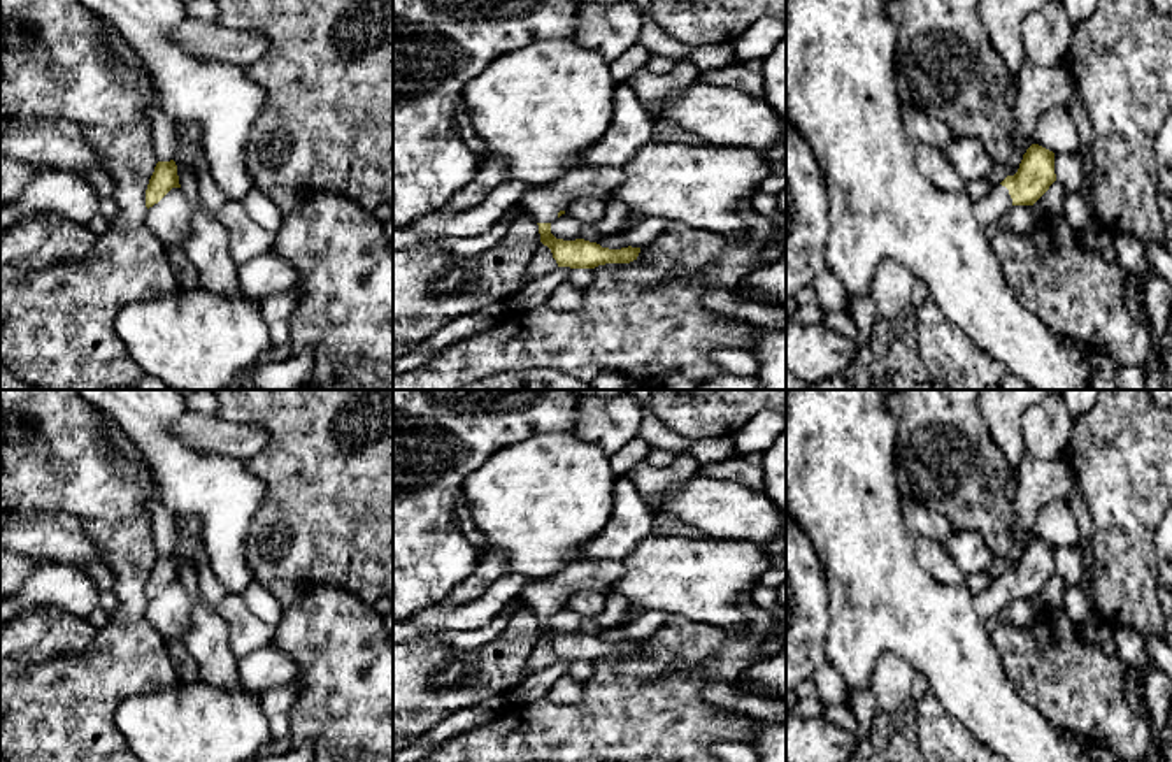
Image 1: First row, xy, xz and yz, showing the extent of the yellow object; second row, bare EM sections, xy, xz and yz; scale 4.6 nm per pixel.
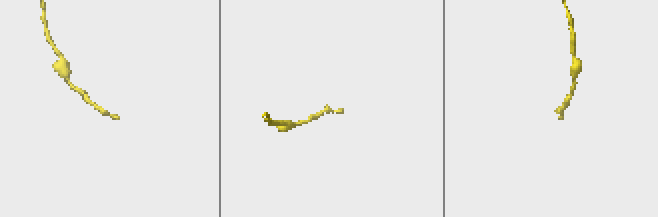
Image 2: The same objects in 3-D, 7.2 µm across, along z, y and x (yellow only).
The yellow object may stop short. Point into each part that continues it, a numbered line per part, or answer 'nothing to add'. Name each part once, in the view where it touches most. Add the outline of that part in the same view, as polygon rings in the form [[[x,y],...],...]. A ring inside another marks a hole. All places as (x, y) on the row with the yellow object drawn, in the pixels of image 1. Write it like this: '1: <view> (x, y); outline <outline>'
1: yz (988, 209); outline [[[1002,184],[993,186],[984,198],[974,200],[974,214],[983,226],[997,223],[997,219],[1011,207],[1012,198],[1009,195],[1009,190]]]

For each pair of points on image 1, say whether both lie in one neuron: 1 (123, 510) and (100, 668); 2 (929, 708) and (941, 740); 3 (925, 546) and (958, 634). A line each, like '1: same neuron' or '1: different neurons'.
1: same neuron
2: same neuron
3: different neurons

